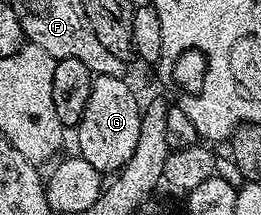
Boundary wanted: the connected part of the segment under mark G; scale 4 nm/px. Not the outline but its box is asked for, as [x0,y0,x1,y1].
[75,75,141,172]

